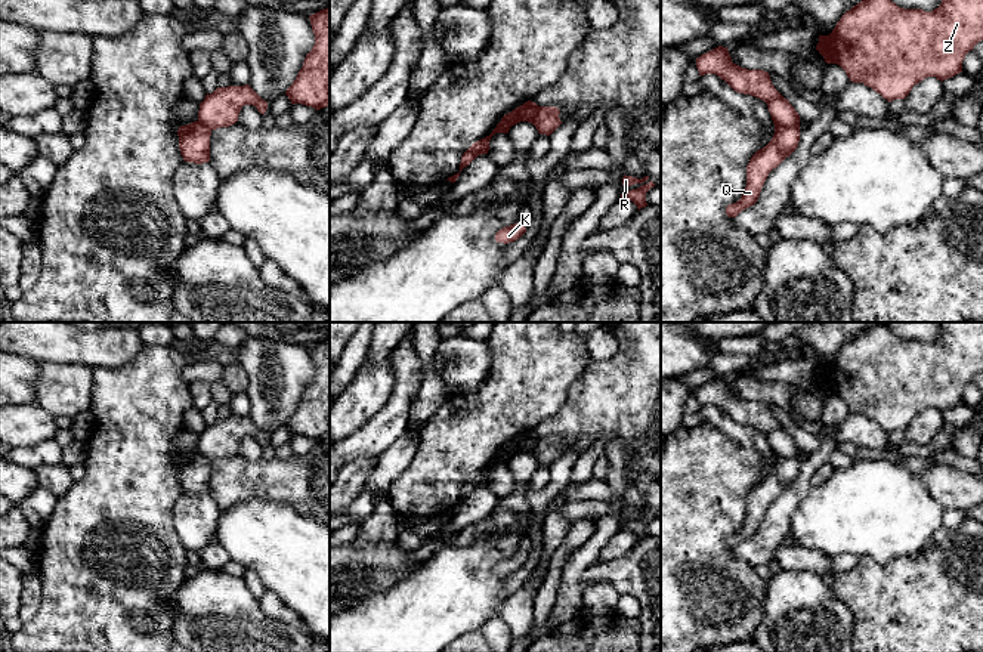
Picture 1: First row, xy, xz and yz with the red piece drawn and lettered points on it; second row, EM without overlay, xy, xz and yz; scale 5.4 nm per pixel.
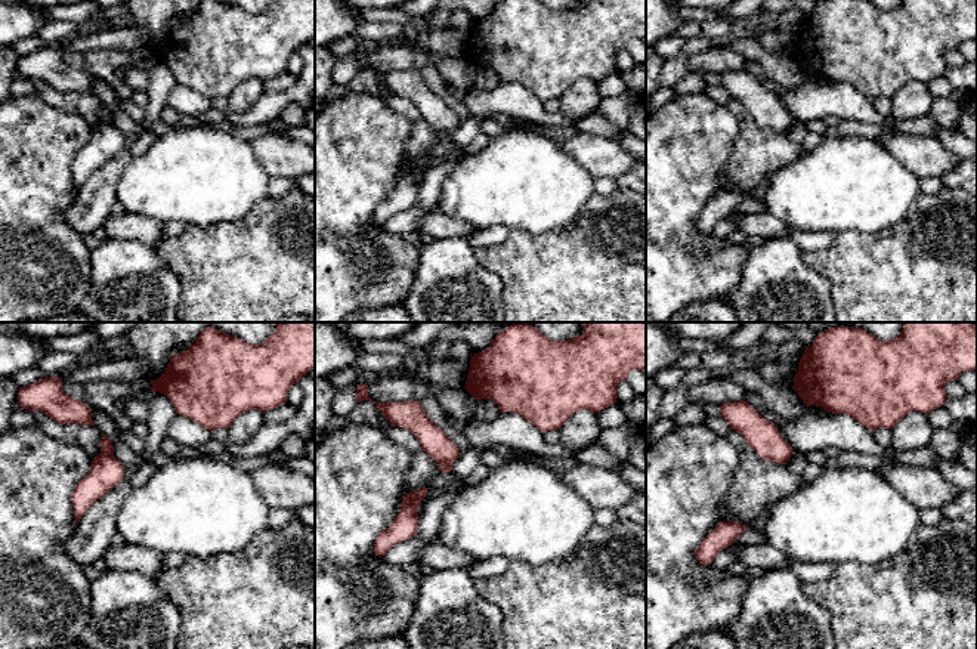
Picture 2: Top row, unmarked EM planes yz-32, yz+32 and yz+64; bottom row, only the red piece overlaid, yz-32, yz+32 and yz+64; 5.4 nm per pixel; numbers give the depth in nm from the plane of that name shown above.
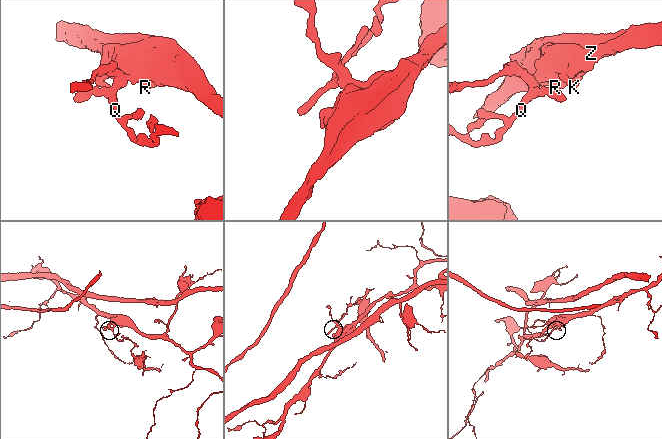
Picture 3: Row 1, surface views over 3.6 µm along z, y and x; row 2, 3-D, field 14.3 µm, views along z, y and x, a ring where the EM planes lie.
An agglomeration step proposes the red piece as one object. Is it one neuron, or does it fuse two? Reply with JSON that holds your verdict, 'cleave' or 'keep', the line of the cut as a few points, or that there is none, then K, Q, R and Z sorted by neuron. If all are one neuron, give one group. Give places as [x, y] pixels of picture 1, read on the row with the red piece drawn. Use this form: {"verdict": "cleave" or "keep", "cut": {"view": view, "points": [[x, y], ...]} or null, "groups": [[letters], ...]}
{"verdict": "cleave", "cut": {"view": "yz", "points": [[775, 124], [798, 129]]}, "groups": [["K", "R", "Z"], ["Q"]]}

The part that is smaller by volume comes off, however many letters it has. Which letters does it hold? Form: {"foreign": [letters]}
{"foreign": ["Q"]}

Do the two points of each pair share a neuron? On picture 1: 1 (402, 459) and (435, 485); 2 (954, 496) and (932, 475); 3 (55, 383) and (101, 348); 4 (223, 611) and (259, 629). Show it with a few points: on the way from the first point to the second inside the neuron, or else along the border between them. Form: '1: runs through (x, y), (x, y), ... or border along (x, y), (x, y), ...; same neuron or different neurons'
1: border along (416, 433), (416, 454), (388, 490); different neurons
2: runs through (948, 490), (937, 479); same neuron
3: border along (46, 361), (80, 362), (92, 368); different neurons
4: runs through (232, 620), (241, 629), (250, 629); same neuron

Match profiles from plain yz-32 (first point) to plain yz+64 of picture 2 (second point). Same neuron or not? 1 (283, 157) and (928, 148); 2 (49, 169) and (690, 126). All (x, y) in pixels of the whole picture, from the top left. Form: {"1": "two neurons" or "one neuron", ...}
{"1": "one neuron", "2": "one neuron"}

